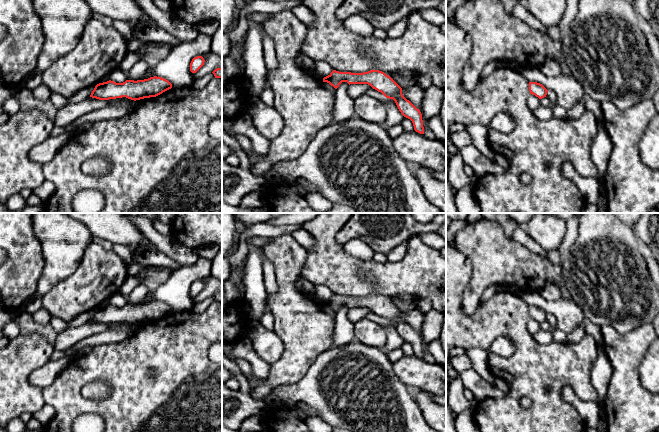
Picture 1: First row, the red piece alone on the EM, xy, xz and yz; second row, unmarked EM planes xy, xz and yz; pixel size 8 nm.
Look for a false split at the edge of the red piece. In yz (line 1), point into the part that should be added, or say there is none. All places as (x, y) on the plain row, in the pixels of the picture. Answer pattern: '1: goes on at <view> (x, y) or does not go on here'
1: does not go on here

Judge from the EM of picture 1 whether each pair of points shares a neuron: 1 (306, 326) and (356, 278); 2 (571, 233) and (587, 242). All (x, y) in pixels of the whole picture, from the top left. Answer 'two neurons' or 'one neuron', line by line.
1: two neurons
2: two neurons

